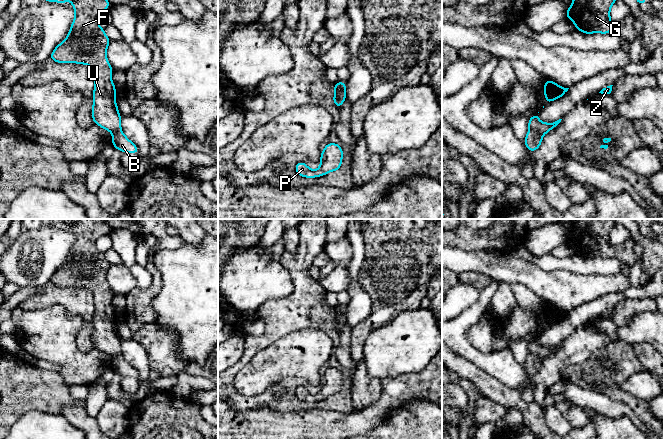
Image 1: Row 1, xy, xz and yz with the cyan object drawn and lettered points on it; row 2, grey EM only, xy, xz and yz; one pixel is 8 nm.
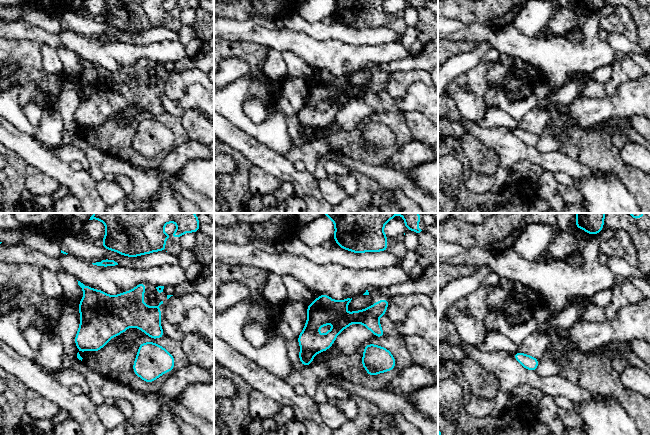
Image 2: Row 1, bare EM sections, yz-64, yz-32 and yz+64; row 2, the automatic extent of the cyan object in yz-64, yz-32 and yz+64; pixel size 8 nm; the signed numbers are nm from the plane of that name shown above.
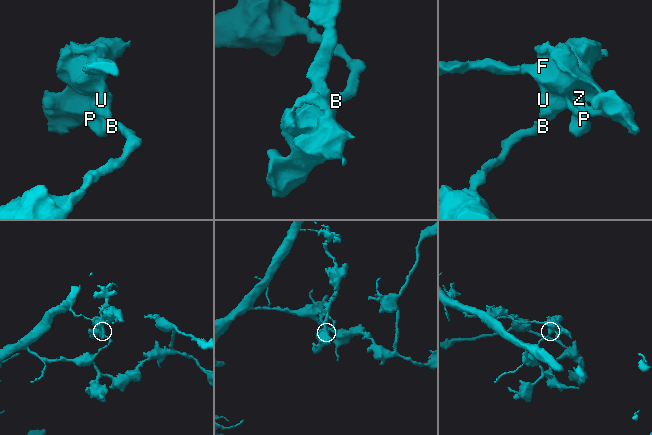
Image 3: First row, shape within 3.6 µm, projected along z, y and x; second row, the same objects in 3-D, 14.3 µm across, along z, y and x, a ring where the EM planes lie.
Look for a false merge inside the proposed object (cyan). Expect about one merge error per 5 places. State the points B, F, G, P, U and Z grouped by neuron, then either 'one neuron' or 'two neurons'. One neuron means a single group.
B / F G P U Z; two neurons

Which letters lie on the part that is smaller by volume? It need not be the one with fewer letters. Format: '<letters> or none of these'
F, G, P, U, Z

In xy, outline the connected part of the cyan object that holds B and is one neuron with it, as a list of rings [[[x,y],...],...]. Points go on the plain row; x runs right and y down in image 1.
[[[121,354],[113,358],[112,368],[121,376],[129,376],[135,378],[139,377],[138,371],[134,367],[132,367]]]

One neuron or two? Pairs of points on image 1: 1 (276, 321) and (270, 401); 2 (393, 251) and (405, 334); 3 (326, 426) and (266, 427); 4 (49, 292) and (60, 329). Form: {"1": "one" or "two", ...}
{"1": "one", "2": "two", "3": "one", "4": "two"}

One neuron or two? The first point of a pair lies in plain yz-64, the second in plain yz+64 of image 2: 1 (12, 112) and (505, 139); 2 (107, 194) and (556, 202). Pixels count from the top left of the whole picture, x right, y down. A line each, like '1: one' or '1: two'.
1: one
2: one

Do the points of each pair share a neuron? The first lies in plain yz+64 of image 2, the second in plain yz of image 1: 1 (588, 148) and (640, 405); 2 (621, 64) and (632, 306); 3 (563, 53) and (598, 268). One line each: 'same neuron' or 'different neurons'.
1: same neuron
2: same neuron
3: different neurons

